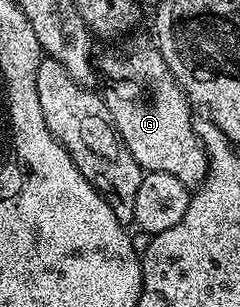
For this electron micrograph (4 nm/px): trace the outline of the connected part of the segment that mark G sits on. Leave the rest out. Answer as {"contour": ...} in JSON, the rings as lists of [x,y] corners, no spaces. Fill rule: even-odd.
{"contour":[[[132,43],[117,55],[108,51],[101,59],[99,56],[98,71],[108,78],[102,90],[108,114],[140,168],[145,172],[170,173],[170,177],[178,177],[190,189],[199,187],[208,175],[208,154],[192,128],[188,95],[178,85],[174,73],[170,73],[160,50],[155,45]]]}

